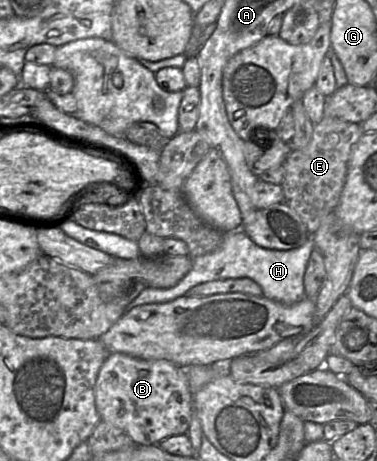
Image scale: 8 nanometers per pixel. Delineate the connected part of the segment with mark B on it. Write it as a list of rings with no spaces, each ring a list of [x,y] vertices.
[[[109,353],[98,372],[94,395],[100,420],[126,433],[137,445],[155,445],[170,436],[186,434],[194,413],[193,395],[185,368],[166,360],[144,360],[122,353]]]

